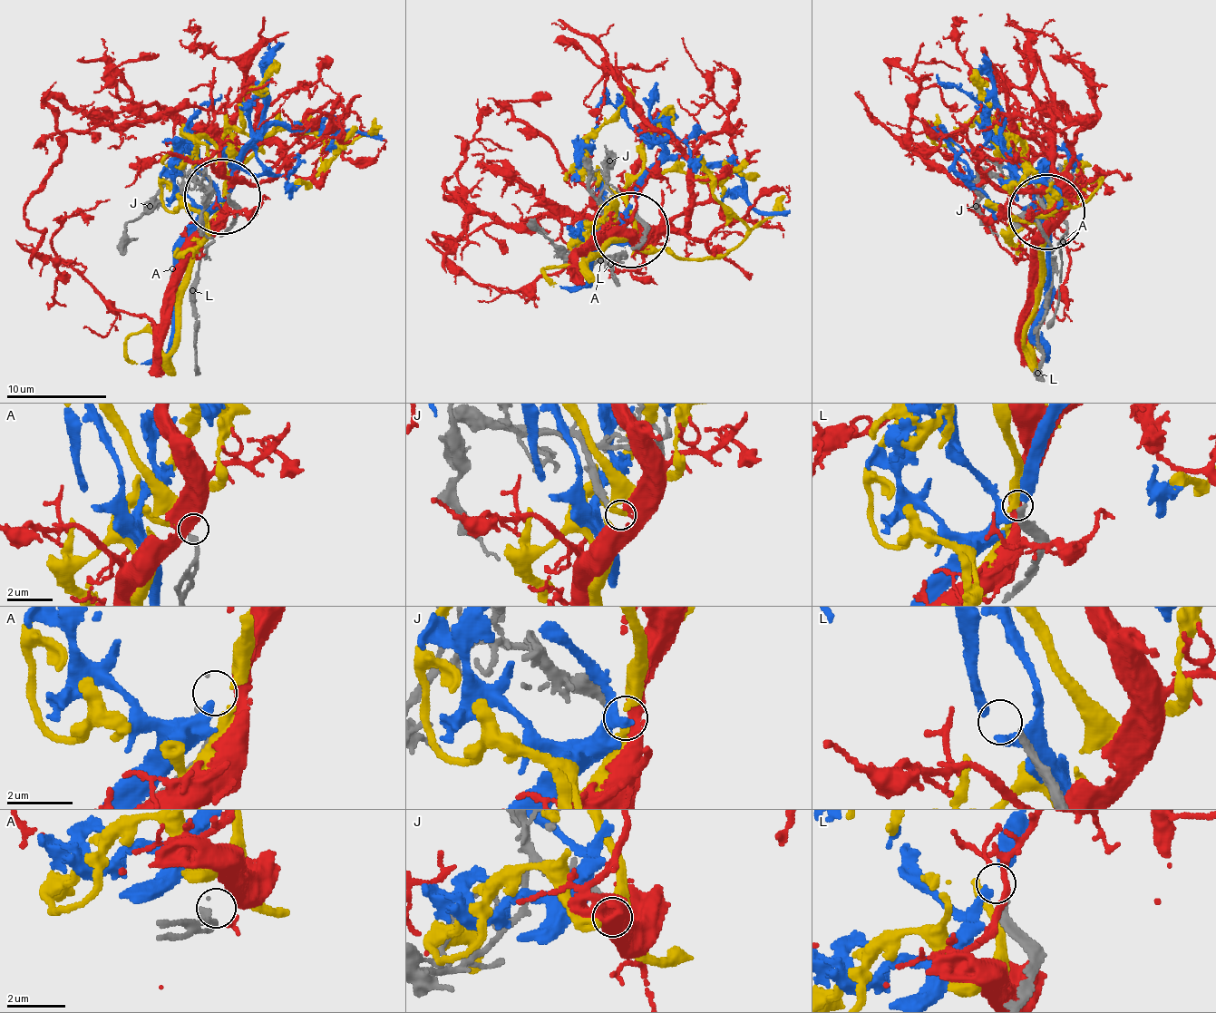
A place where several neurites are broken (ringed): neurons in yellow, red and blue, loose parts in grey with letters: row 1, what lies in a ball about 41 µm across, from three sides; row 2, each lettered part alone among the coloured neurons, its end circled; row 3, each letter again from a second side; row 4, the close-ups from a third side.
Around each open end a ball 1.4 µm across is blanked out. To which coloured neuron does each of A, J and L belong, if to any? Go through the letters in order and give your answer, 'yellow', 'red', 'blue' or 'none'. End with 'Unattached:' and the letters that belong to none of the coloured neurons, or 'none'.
A: none
J: red
L: none
Unattached: A, L

